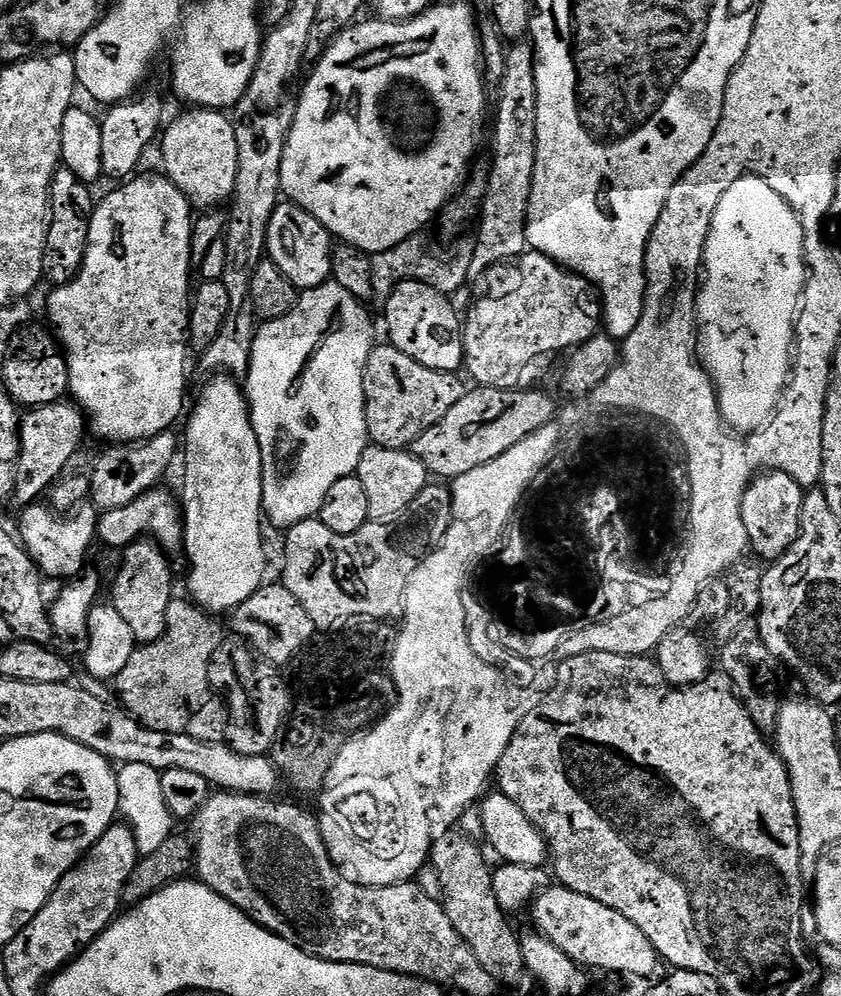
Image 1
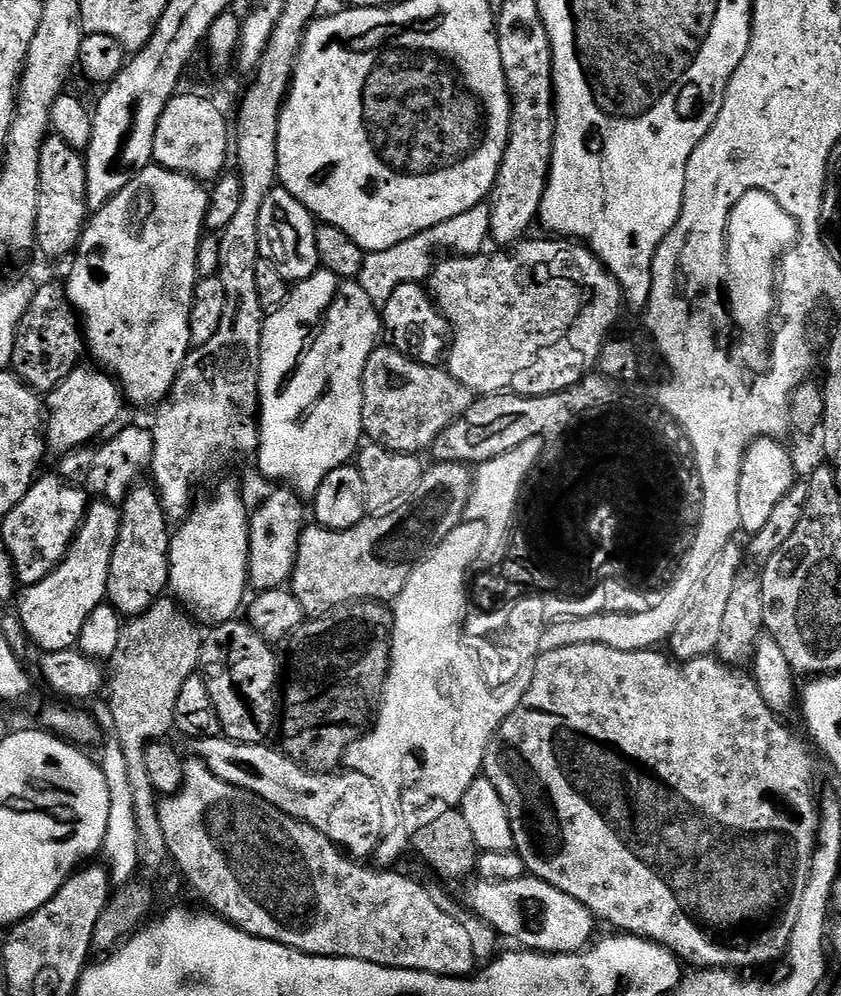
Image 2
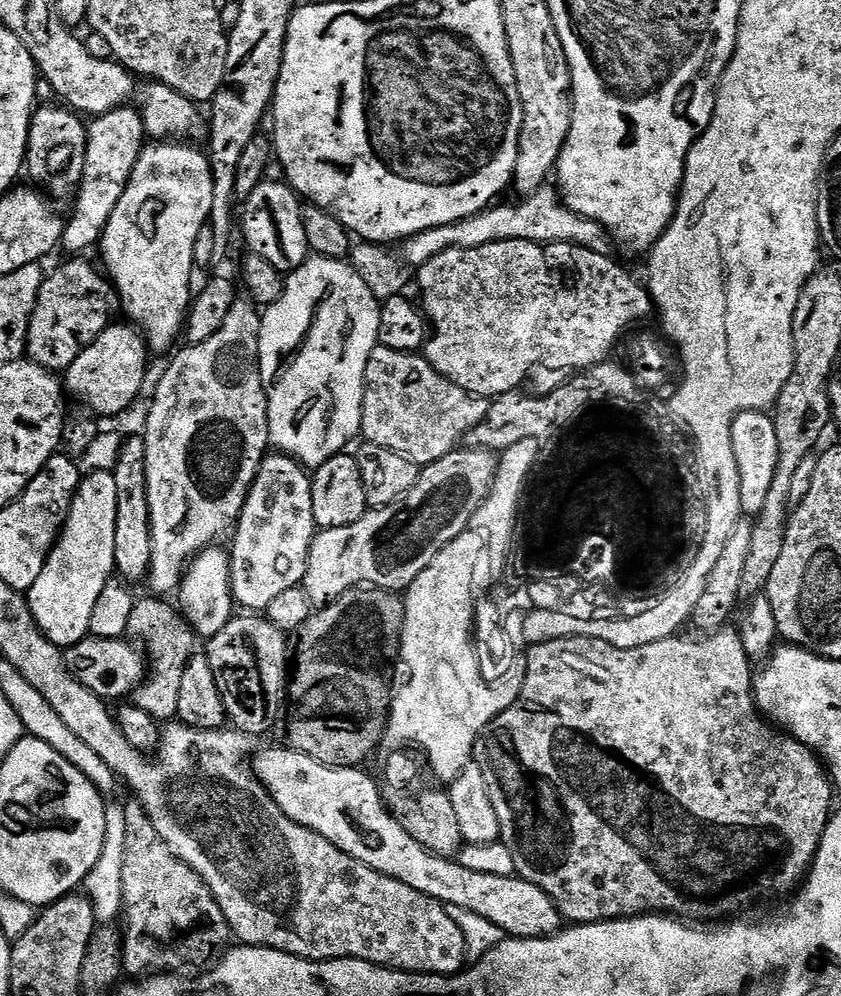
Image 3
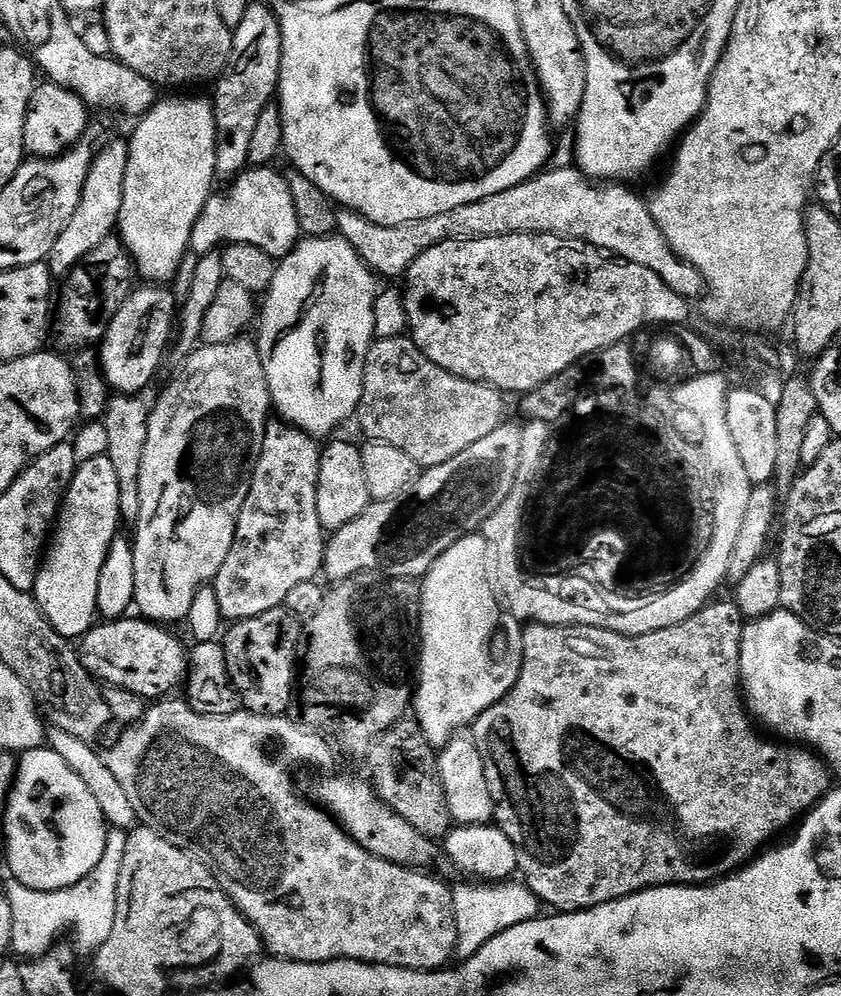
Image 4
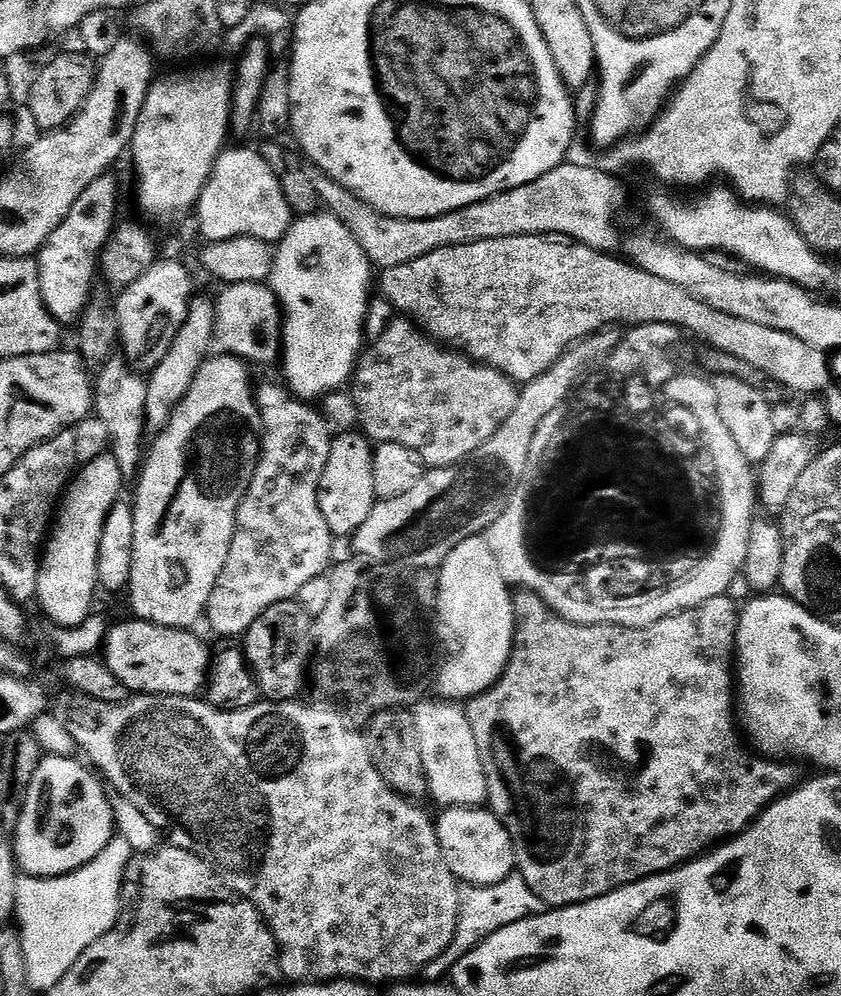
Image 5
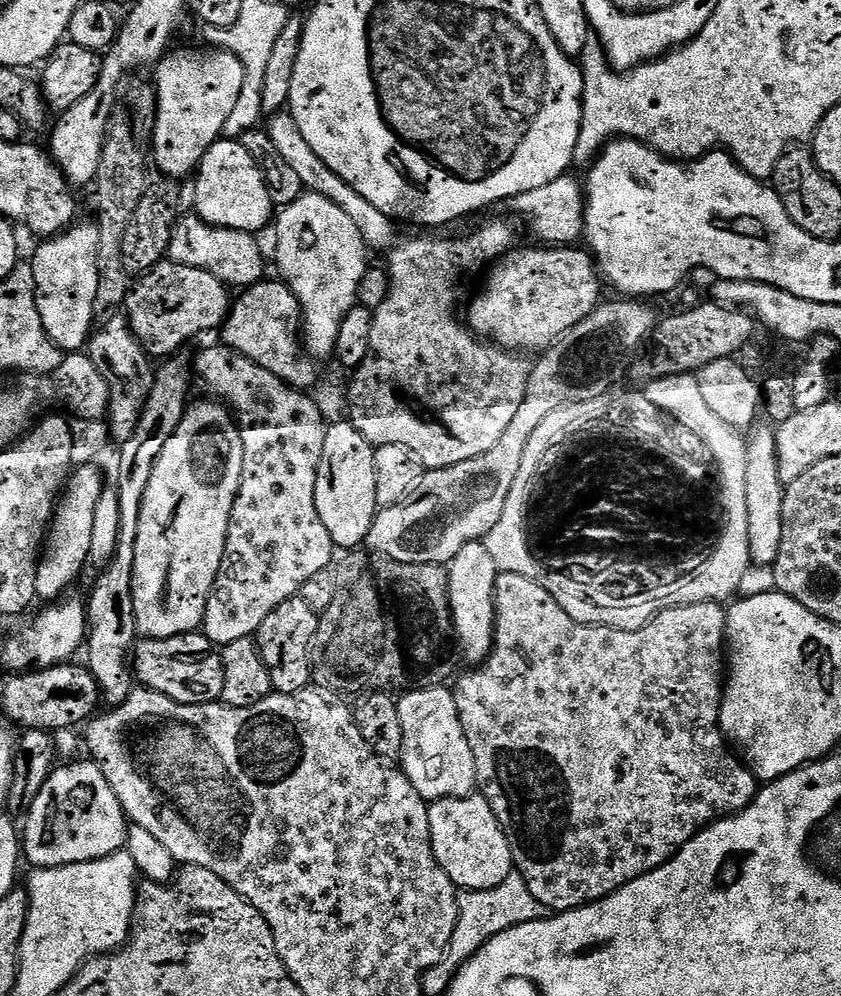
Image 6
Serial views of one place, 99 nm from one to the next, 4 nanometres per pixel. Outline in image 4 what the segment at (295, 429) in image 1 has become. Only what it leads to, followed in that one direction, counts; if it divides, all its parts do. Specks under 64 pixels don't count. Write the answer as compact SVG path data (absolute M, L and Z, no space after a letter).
M333 234L331 236L309 236L301 239L296 247L292 249L292 253L277 263L274 282L263 297L262 307L258 312L258 329L260 328L258 347L260 349L264 373L266 374L268 389L272 395L272 407L275 415L280 415L277 417L283 423L290 424L293 428L300 428L313 438L321 438L320 436L328 435L328 437L331 437L333 435L331 432L339 424L346 423L348 419L351 421L355 417L356 410L360 406L360 399L362 398L366 354L370 350L370 346L373 344L376 335L376 331L374 330L374 302L376 301L376 293L378 291L378 285L376 283L378 283L378 280L372 269L364 265L364 260L354 250L354 246L350 246L350 242L346 242L339 234Z

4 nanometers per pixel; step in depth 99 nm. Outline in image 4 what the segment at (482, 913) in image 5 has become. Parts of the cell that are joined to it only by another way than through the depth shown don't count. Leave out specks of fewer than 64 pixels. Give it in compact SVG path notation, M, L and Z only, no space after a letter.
M476 882L473 888L456 888L452 893L452 913L455 916L458 938L457 961L474 958L490 938L518 926L522 922L537 919L542 912L542 902L523 882Z

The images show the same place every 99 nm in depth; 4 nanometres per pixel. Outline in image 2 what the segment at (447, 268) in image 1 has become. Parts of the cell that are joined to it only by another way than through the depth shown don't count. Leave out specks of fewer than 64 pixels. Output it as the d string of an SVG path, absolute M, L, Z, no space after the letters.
M489 203L472 207L455 218L432 226L430 230L420 231L397 246L388 250L365 253L362 270L357 276L357 283L366 291L366 296L377 311L383 311L398 286L410 283L423 283L432 275L436 265L436 252L444 249L460 256L479 255L491 237Z

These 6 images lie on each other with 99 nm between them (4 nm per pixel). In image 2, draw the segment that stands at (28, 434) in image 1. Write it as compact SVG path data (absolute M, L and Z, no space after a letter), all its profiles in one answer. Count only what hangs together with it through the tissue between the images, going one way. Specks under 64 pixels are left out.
M76 367L70 374L70 378L66 378L66 382L62 382L46 396L46 444L51 451L53 448L56 454L63 454L75 448L91 445L92 439L102 435L119 418L120 411L126 408L126 401L120 391L120 386L113 377L99 367L84 367Z

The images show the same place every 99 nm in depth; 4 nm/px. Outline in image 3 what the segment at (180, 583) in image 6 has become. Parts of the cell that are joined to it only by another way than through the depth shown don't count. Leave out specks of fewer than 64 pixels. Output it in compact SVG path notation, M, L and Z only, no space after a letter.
M238 298L230 306L230 314L226 314L220 329L206 342L188 344L172 360L172 365L164 372L164 377L156 384L156 397L152 400L152 409L148 412L148 425L142 431L144 441L144 461L146 462L146 490L150 502L150 538L152 539L152 557L150 558L150 570L146 577L146 584L153 588L151 590L157 597L171 597L179 589L184 580L193 556L203 552L205 548L213 547L216 540L224 531L231 529L236 521L240 519L240 511L248 497L250 486L260 469L260 463L270 452L270 426L268 425L268 395L262 382L260 373L260 318L262 312L251 299Z

